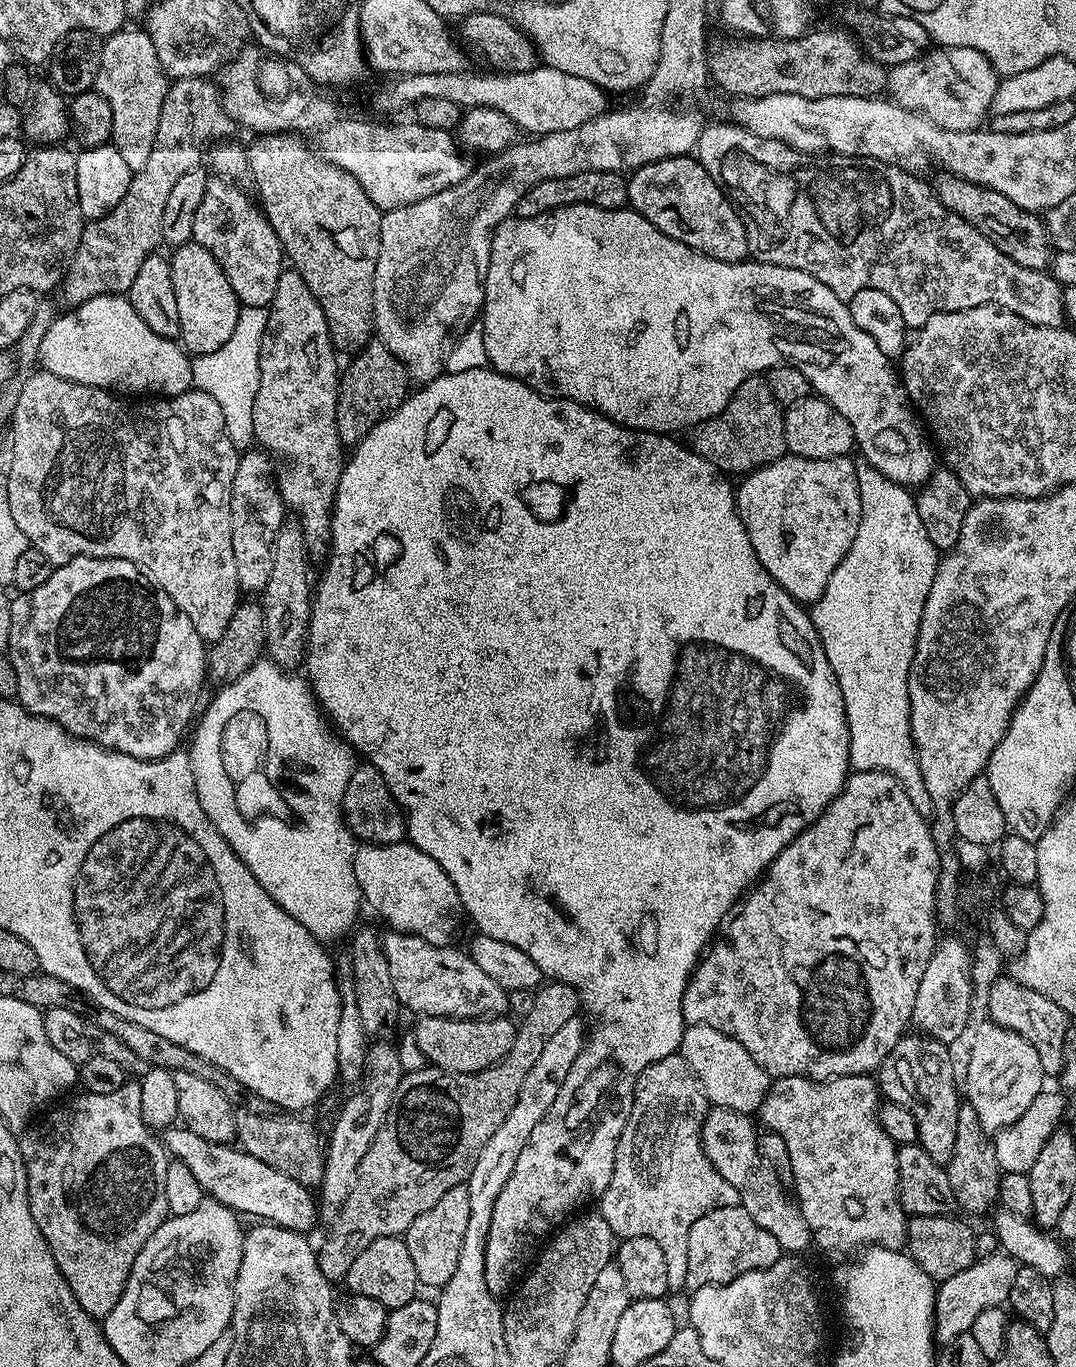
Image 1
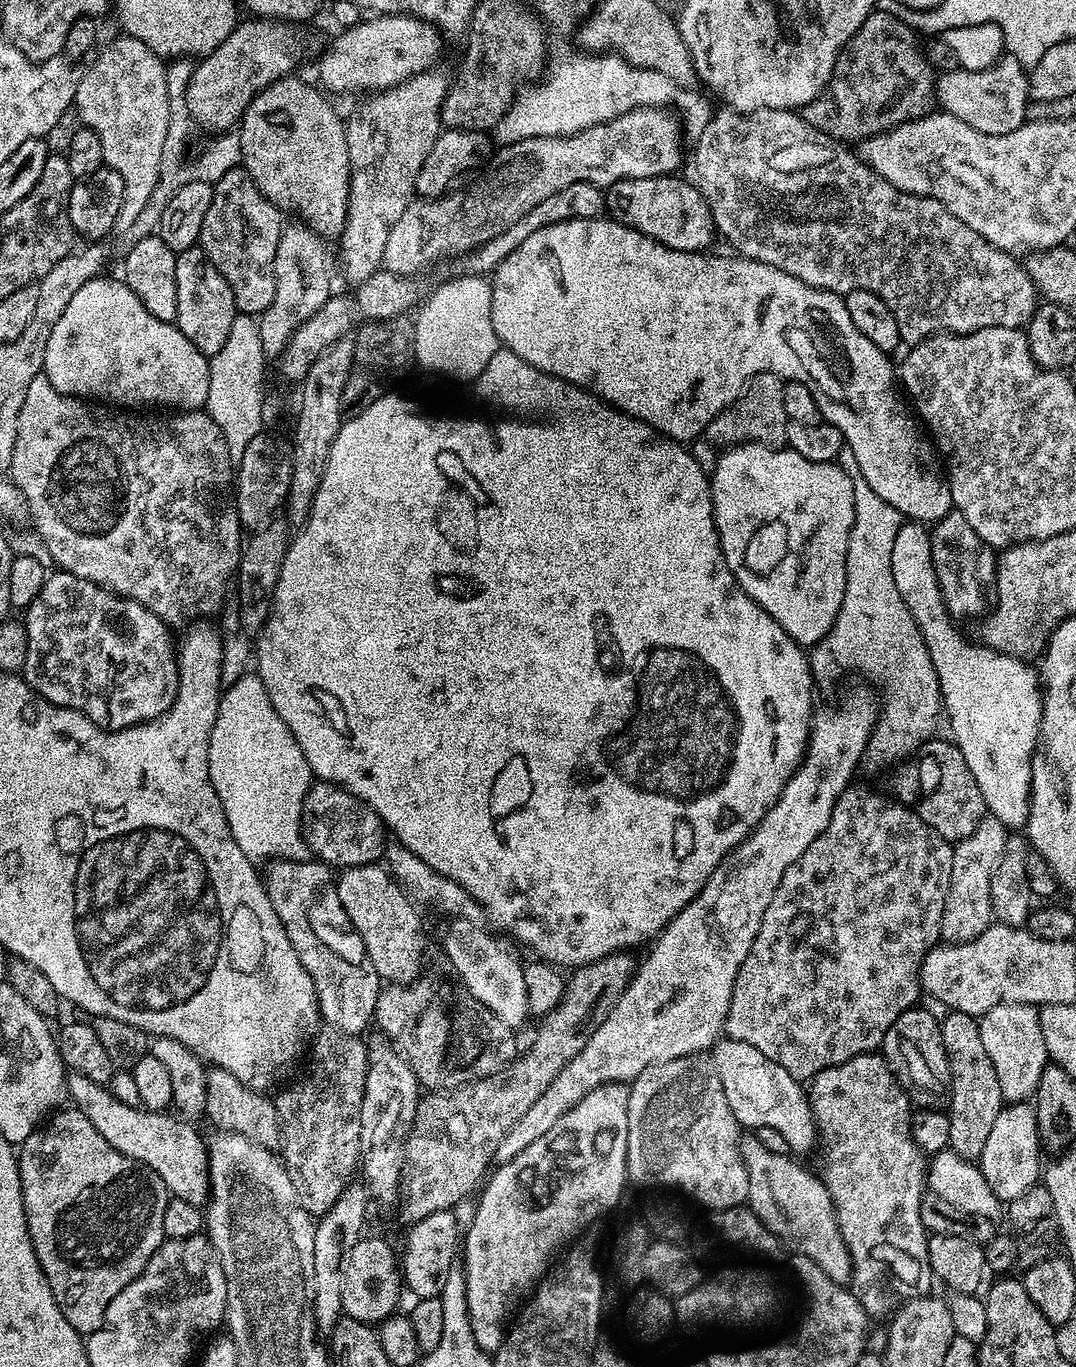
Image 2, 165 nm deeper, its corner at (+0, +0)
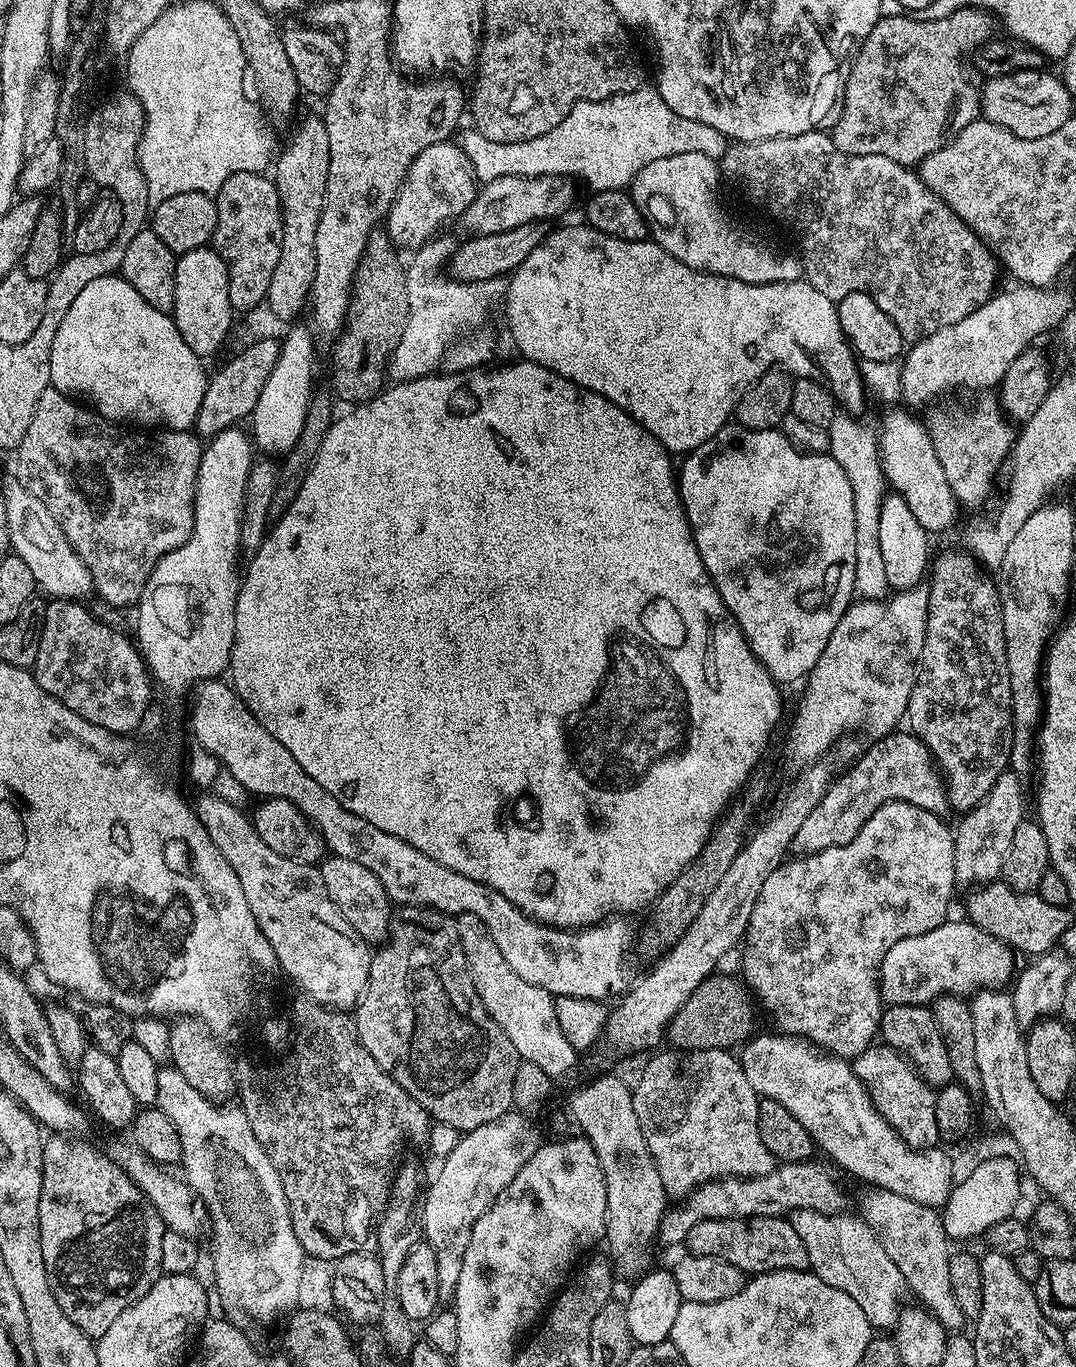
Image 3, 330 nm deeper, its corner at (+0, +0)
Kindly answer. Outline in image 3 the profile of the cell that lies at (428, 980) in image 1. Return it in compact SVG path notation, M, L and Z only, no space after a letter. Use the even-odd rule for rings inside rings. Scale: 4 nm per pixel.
M328 854L320 861L318 867L322 874L322 882L334 906L338 906L342 918L346 918L346 922L350 922L350 926L358 930L358 934L368 945L383 945L392 926L394 904L389 900L382 882L378 882L378 878L374 878L374 874L366 870L366 866L350 862L350 858Z

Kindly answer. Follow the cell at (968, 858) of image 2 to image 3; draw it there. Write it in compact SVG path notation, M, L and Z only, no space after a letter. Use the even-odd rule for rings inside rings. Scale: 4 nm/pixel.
M1005 770L981 804L965 813L960 825L955 825L954 866L957 881L969 880L972 886L983 886L1001 879L1014 830L1018 830L1018 826L1026 819L1024 783L1015 772Z

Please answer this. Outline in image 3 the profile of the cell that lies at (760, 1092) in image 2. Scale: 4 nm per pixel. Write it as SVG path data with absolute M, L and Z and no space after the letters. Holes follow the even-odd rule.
M869 1187L866 1191L860 1200L859 1215L876 1231L882 1250L886 1250L894 1266L898 1266L898 1274L902 1274L907 1291L911 1295L913 1292L925 1304L923 1307L945 1330L963 1329L960 1327L965 1327L966 1321L950 1286L952 1252L948 1248L948 1232L944 1229L941 1213L930 1206L910 1202L910 1198L902 1198L902 1194L890 1190Z

